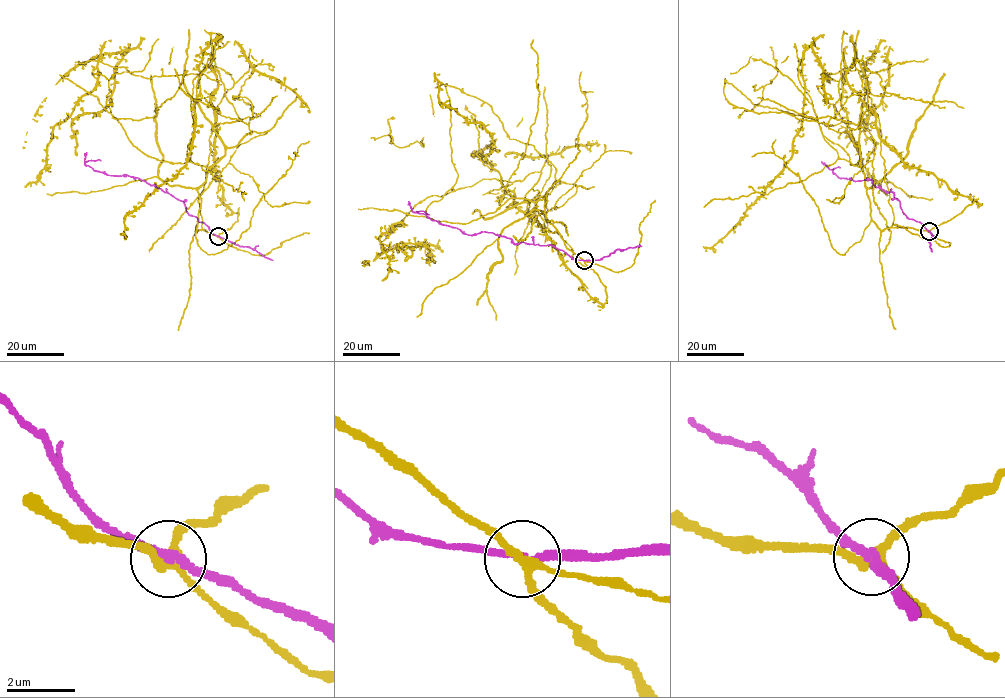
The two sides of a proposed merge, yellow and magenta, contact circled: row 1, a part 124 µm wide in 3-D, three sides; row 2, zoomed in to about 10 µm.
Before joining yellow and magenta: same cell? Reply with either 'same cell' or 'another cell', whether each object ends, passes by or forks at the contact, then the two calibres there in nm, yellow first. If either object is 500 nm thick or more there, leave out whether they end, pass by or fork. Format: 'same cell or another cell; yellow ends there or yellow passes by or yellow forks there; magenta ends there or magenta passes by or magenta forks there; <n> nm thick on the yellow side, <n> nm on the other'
another cell; yellow forks there; magenta passes by; 240 nm thick on the yellow side, 190 nm on the other

